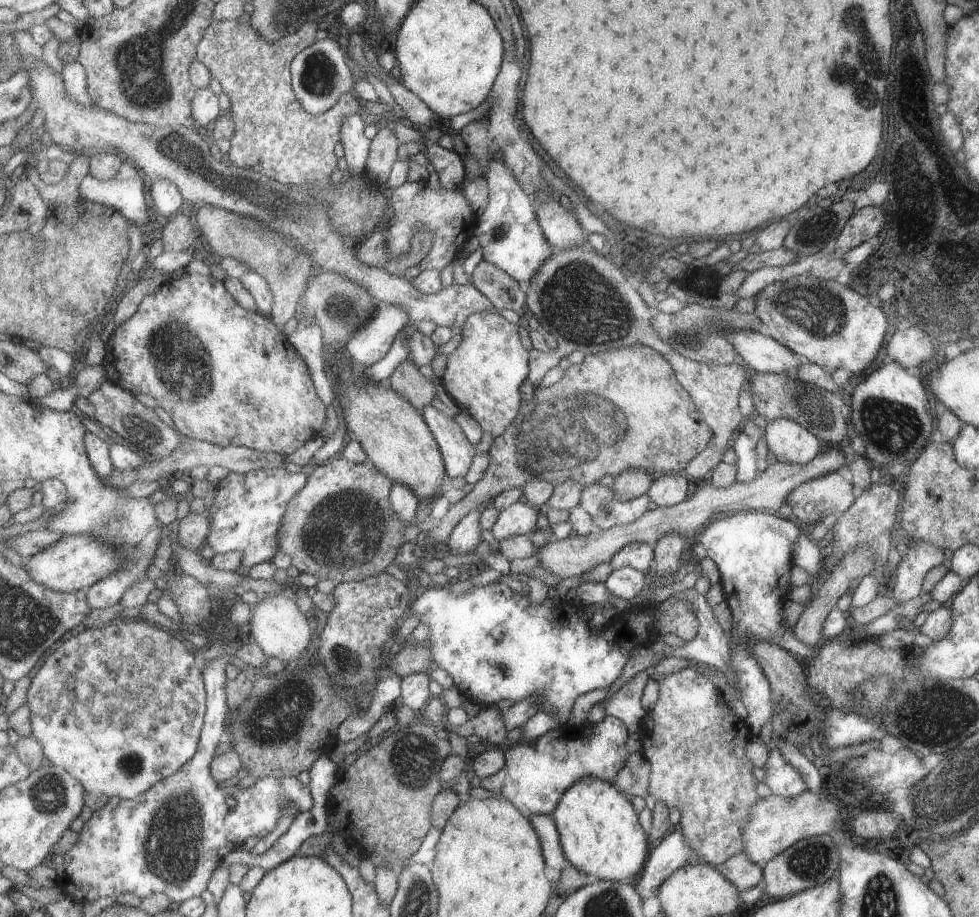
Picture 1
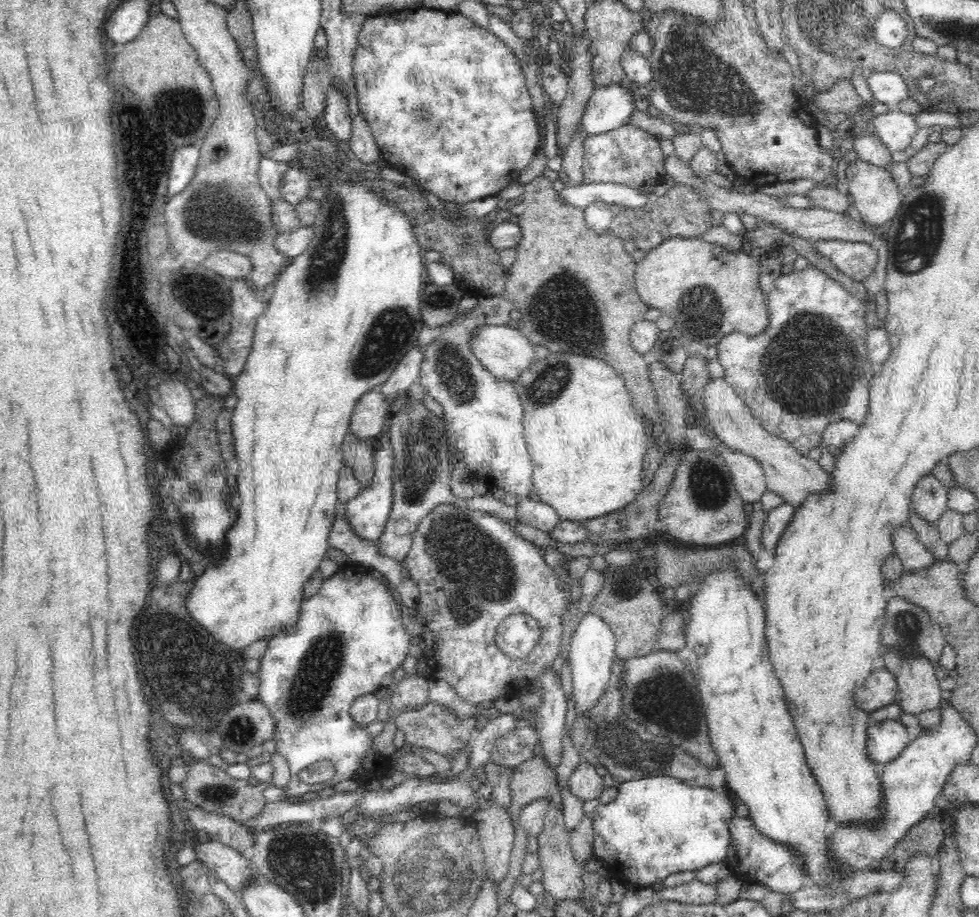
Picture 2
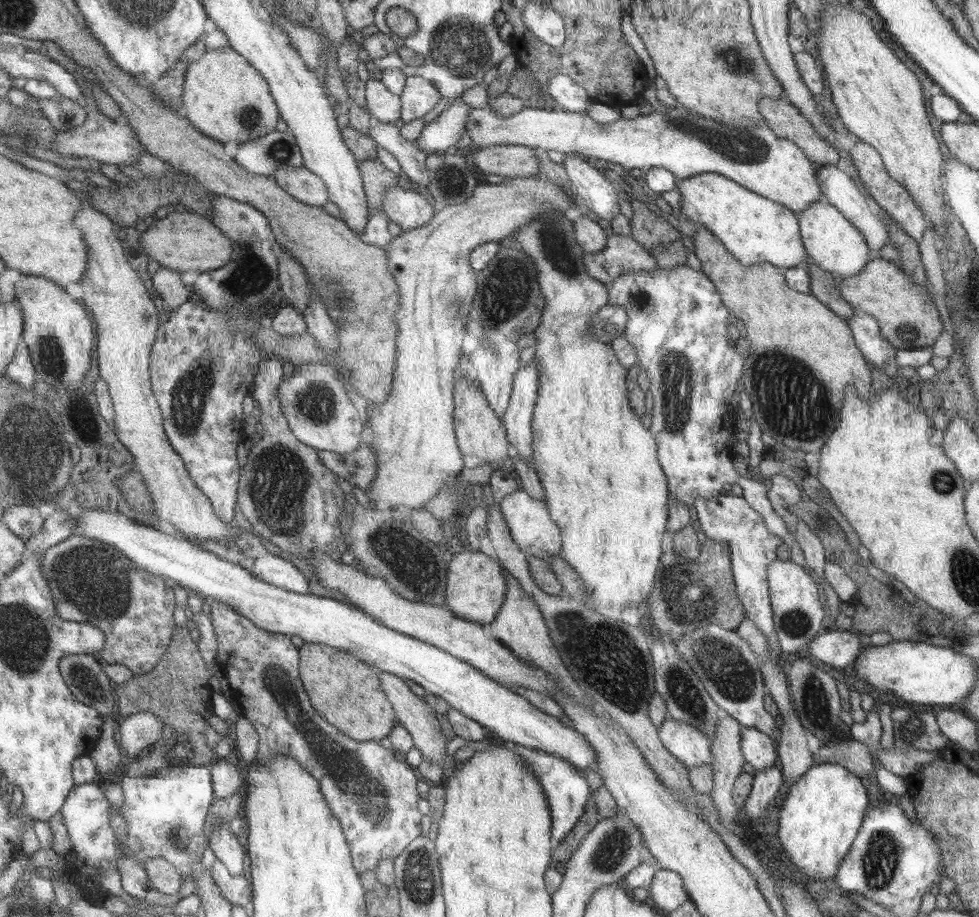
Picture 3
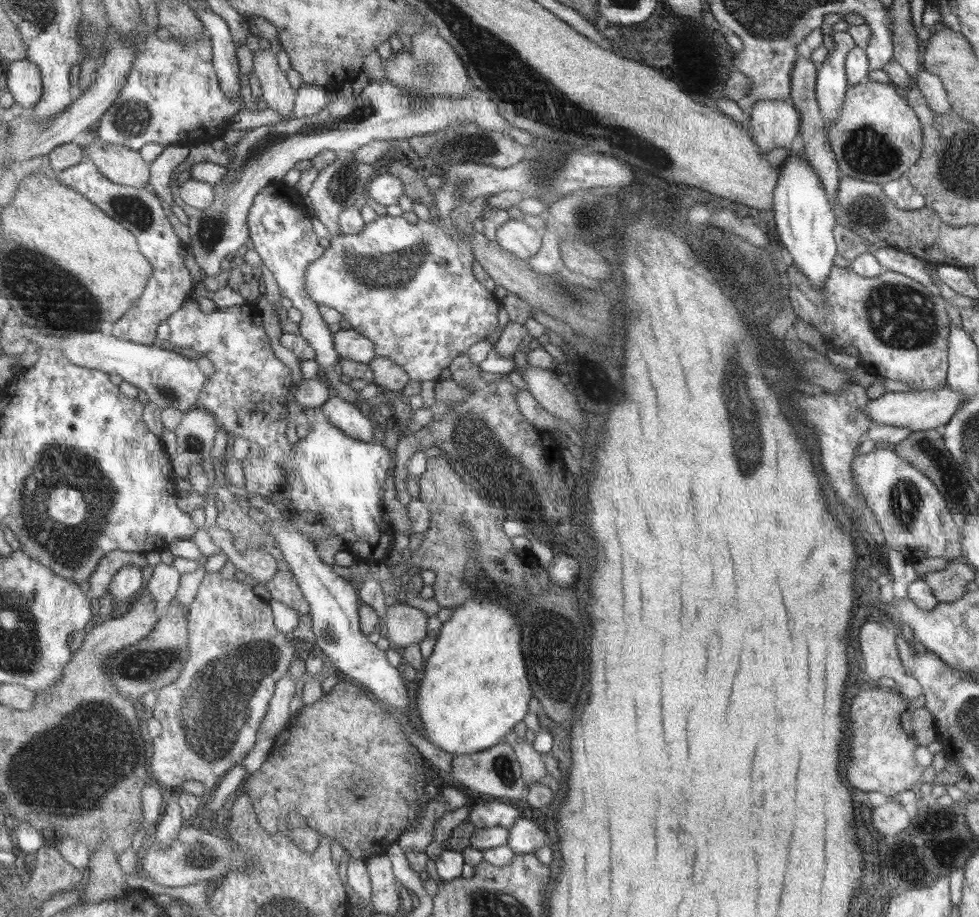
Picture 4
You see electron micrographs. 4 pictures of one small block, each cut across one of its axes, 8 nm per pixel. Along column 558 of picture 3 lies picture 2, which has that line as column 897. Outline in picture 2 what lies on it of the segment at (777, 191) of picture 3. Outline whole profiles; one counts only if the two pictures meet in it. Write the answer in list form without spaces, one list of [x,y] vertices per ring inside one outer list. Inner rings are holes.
[[[890,110],[888,114],[876,114],[870,124],[870,130],[882,140],[882,144],[892,152],[904,152],[916,138],[918,126],[912,114],[900,110]]]

